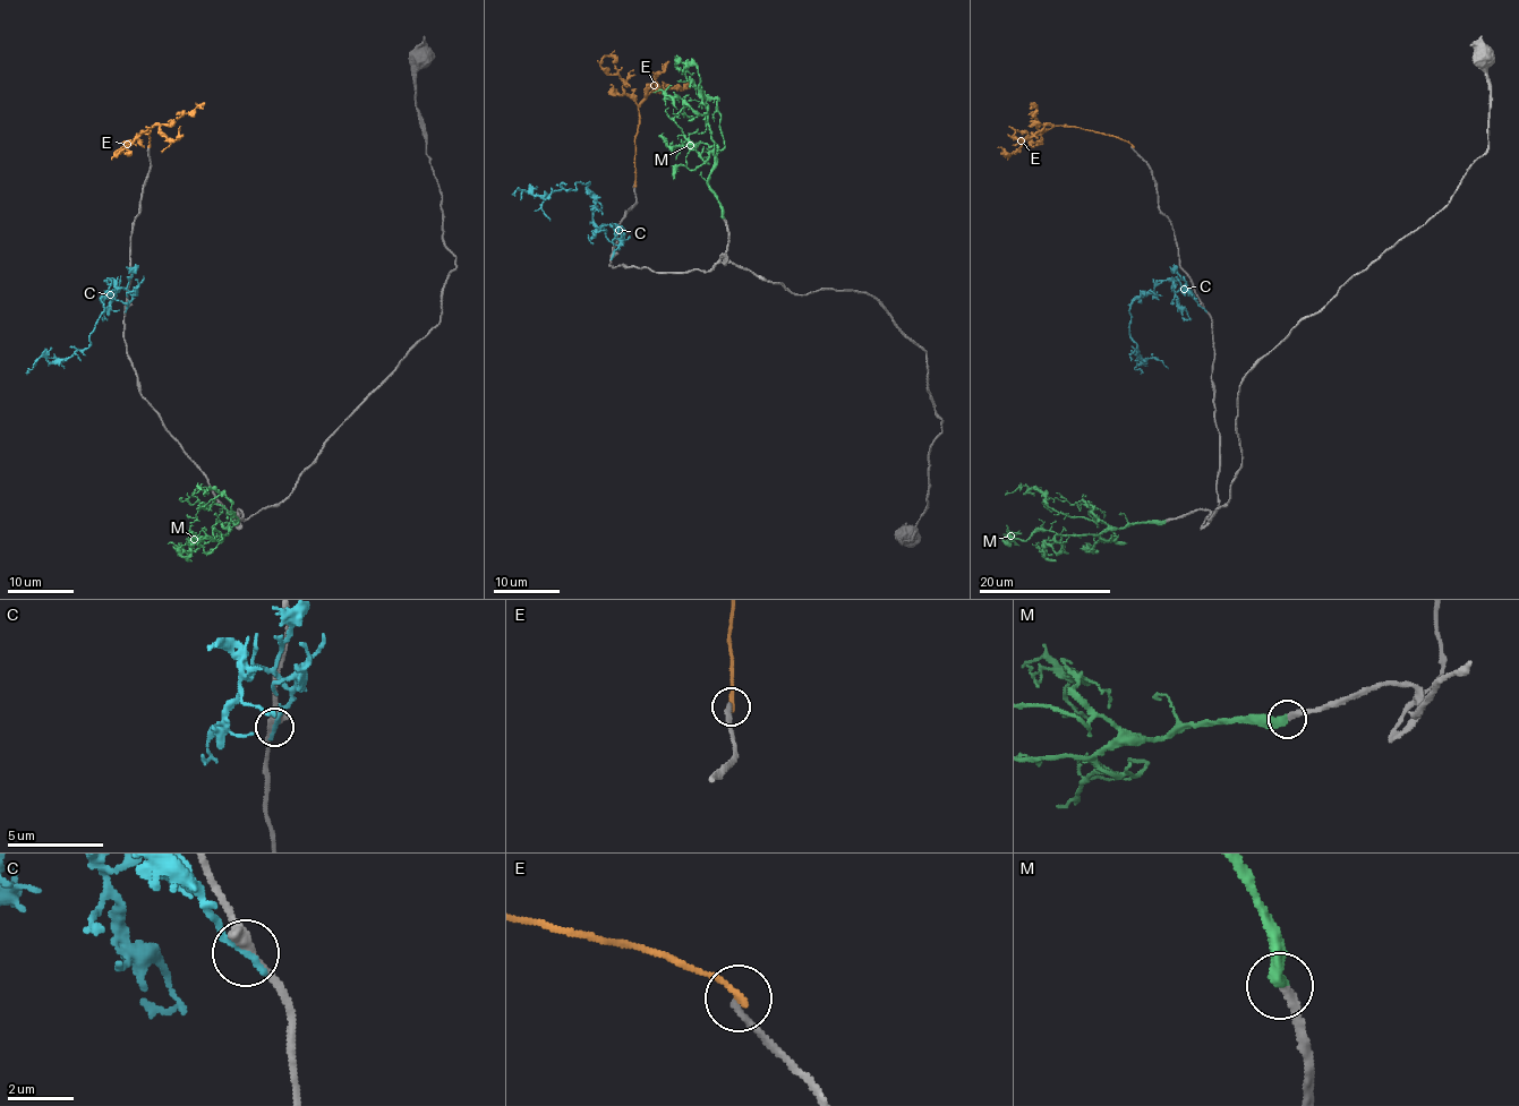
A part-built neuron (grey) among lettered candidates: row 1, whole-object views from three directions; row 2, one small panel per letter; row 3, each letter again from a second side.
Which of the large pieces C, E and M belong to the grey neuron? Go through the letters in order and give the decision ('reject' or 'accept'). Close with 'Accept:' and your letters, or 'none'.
C: reject
E: reject
M: accept
Accept: M

